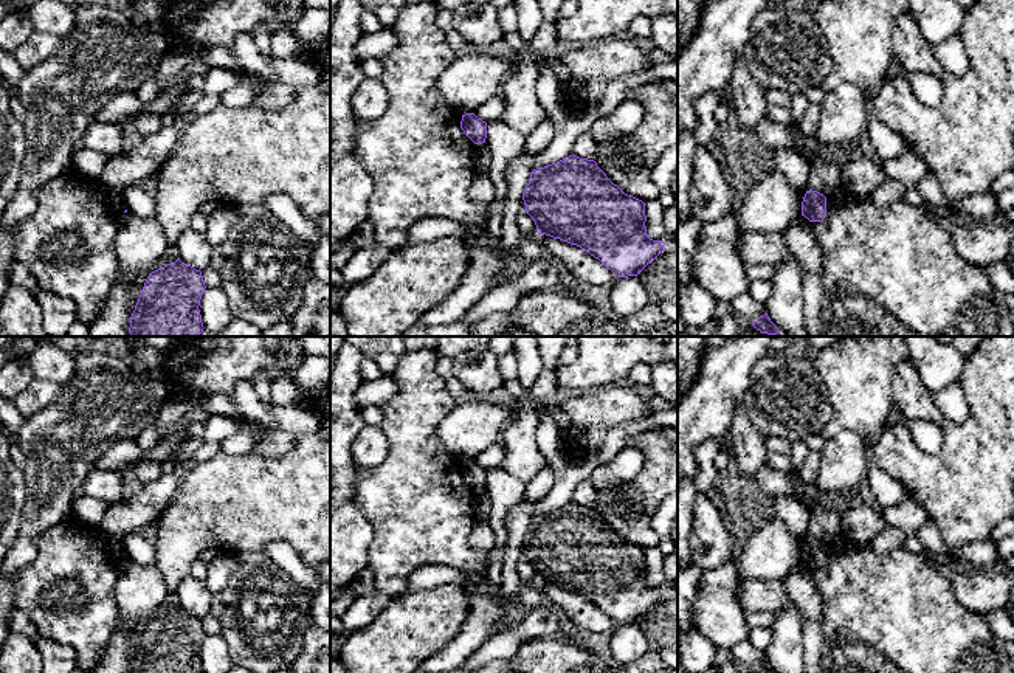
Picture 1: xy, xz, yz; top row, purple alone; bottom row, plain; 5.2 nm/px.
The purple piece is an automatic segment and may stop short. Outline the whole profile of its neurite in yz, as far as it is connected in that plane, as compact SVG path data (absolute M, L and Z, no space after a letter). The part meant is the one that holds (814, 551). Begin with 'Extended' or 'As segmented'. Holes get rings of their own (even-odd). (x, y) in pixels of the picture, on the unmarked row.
As segmented. M806 538L802 549L802 563L809 569L822 569L826 564L826 544L817 538Z

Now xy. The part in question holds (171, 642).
As segmented. M178 605L149 622L130 673L203 673L198 653L205 636L202 619Z

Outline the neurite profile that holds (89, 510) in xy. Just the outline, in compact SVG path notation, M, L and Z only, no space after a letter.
M81 493L71 502L73 519L79 524L98 527L102 523L107 507L107 502Z

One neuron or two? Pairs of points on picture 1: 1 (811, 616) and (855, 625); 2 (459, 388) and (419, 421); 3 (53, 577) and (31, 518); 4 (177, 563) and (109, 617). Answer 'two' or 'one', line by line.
1: two
2: two
3: two
4: two

